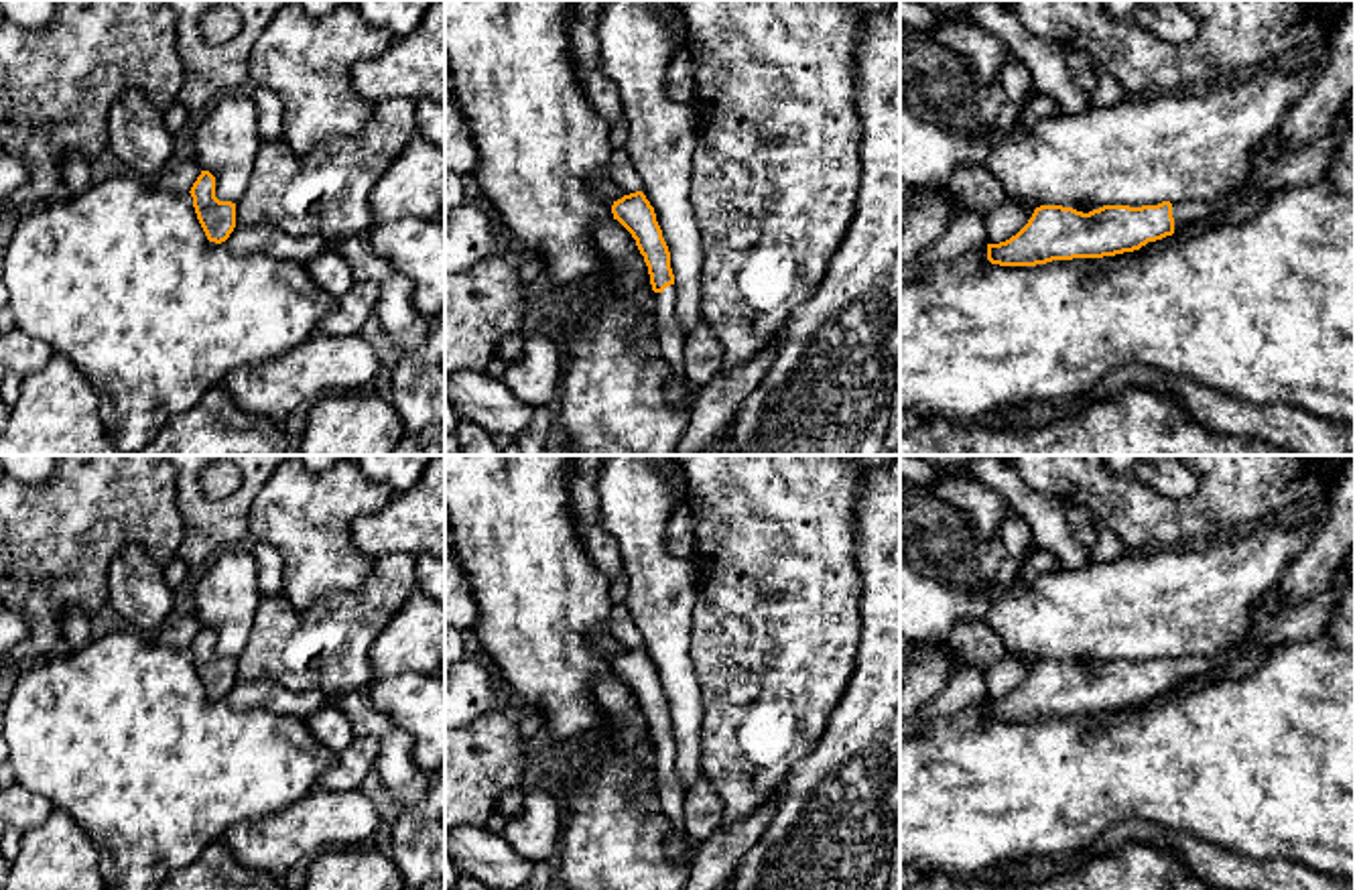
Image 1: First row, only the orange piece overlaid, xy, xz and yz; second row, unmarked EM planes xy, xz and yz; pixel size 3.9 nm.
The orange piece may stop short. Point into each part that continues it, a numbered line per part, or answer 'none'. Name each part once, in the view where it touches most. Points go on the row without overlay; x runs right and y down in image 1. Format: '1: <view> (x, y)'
1: yz (1307, 620)

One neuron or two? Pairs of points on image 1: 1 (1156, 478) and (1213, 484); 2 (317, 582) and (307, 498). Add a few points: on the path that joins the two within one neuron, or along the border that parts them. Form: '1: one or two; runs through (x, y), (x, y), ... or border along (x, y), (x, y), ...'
1: two; border along (1199, 478), (1181, 498), (1163, 496), (1148, 482)
2: one; runs through (317, 561), (307, 519)

